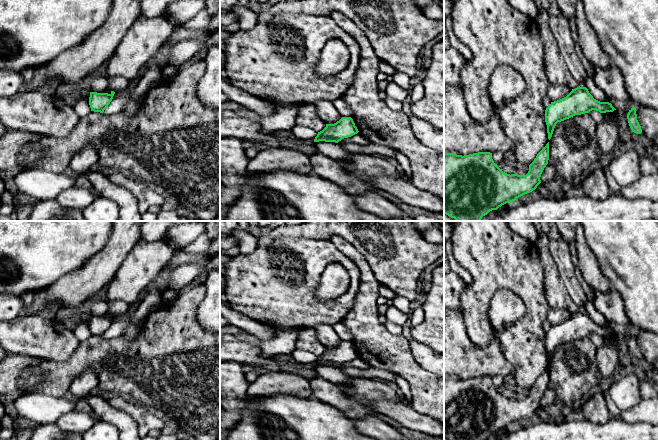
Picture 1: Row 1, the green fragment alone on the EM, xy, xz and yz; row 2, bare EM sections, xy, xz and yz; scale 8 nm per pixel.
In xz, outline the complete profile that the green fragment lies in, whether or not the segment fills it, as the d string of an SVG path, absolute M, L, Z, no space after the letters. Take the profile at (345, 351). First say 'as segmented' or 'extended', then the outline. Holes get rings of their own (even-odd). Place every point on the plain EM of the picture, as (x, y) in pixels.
as segmented; M342 341L334 348L326 348L326 351L318 356L314 366L325 365L338 367L342 363L351 361L358 356L351 341Z

